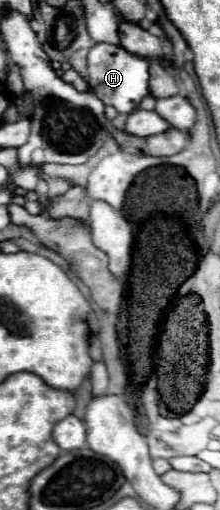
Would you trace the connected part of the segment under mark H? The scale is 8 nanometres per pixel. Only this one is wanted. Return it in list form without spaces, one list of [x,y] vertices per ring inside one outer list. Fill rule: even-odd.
[[[96,43],[88,53],[88,85],[106,107],[114,107],[118,113],[128,115],[136,111],[140,101],[148,95],[148,65],[150,61],[134,57],[122,47]]]

